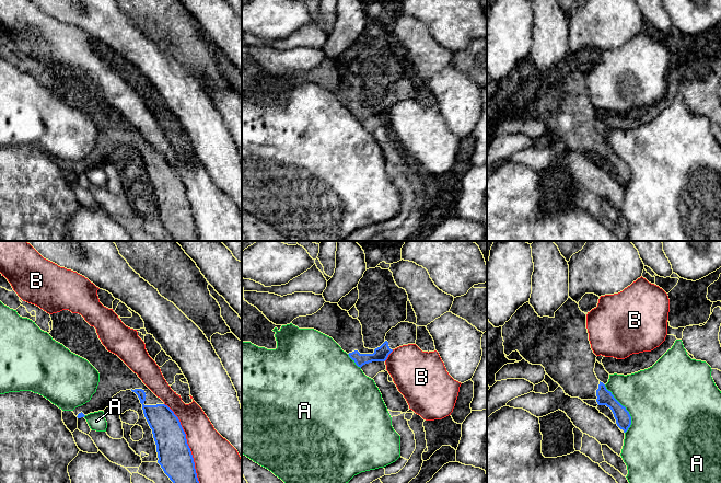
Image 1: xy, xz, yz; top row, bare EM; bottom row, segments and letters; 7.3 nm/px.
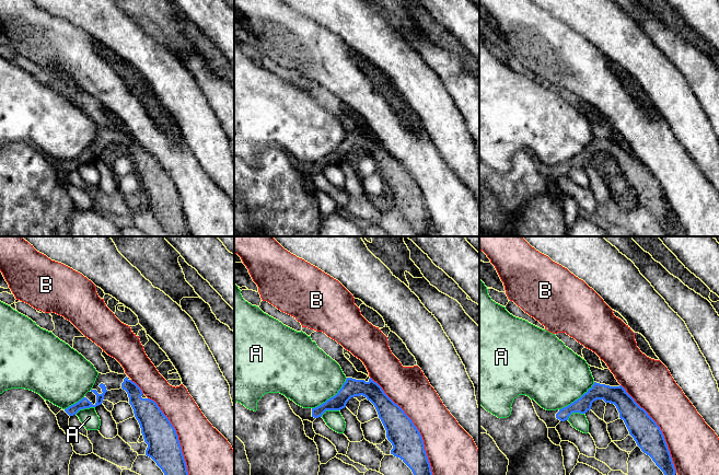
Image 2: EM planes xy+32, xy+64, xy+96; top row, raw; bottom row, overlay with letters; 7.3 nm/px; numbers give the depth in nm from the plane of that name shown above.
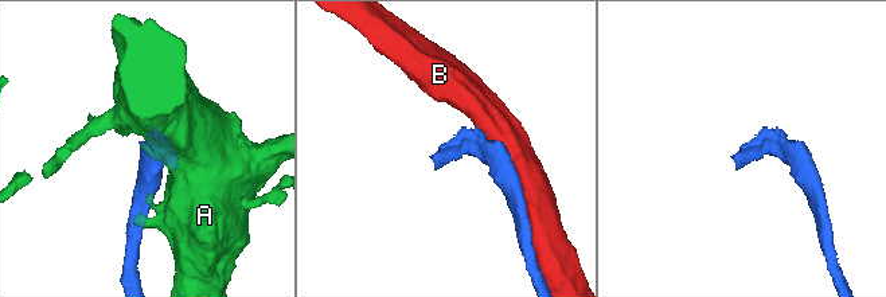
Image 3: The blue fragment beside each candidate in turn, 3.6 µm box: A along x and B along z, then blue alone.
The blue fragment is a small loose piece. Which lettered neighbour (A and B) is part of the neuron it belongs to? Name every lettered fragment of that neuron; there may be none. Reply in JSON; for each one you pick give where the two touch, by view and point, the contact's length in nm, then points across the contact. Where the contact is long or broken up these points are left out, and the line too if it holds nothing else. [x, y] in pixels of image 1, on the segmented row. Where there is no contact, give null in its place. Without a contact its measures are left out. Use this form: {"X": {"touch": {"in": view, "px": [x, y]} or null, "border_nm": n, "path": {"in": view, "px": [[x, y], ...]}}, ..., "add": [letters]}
{"add": []}

